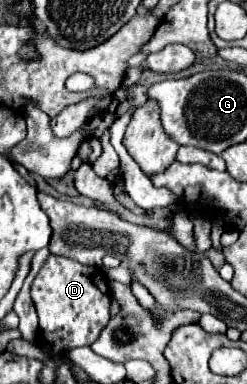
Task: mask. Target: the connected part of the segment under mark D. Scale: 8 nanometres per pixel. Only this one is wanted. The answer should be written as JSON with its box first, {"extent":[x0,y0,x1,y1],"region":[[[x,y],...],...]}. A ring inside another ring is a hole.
{"extent":[31,255,111,355],"region":[[[51,255],[33,281],[31,297],[35,303],[41,329],[41,343],[53,355],[63,355],[67,349],[93,343],[109,321],[111,293],[101,271],[93,271],[73,259]]]}

